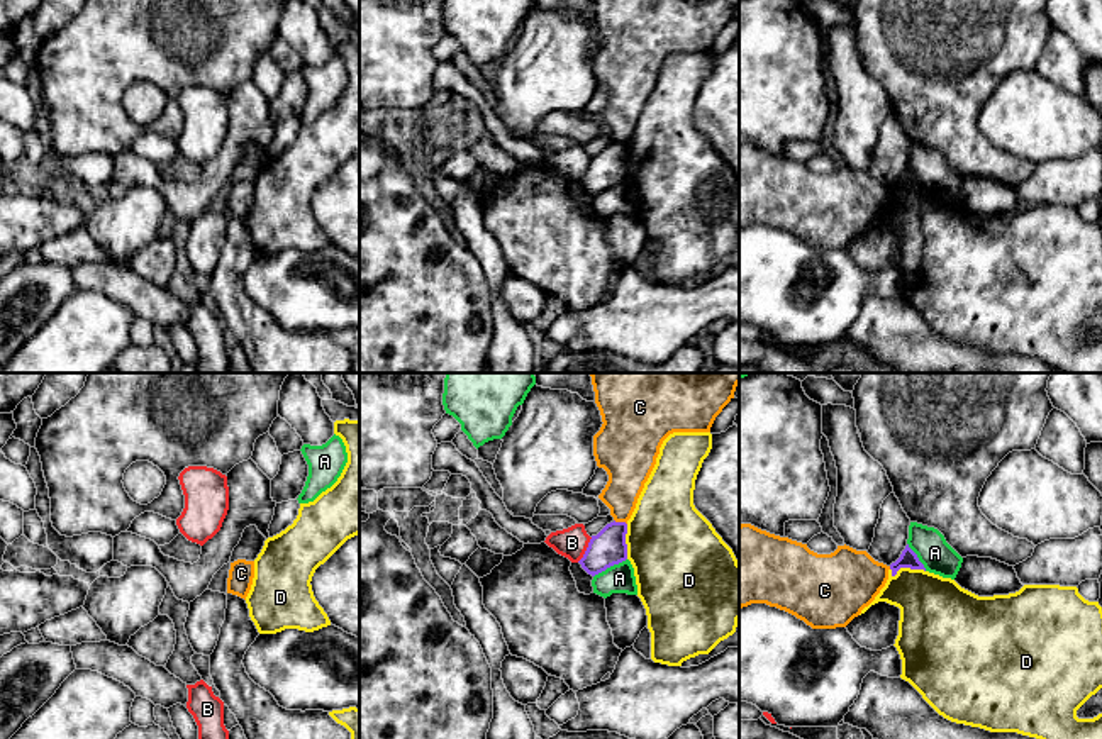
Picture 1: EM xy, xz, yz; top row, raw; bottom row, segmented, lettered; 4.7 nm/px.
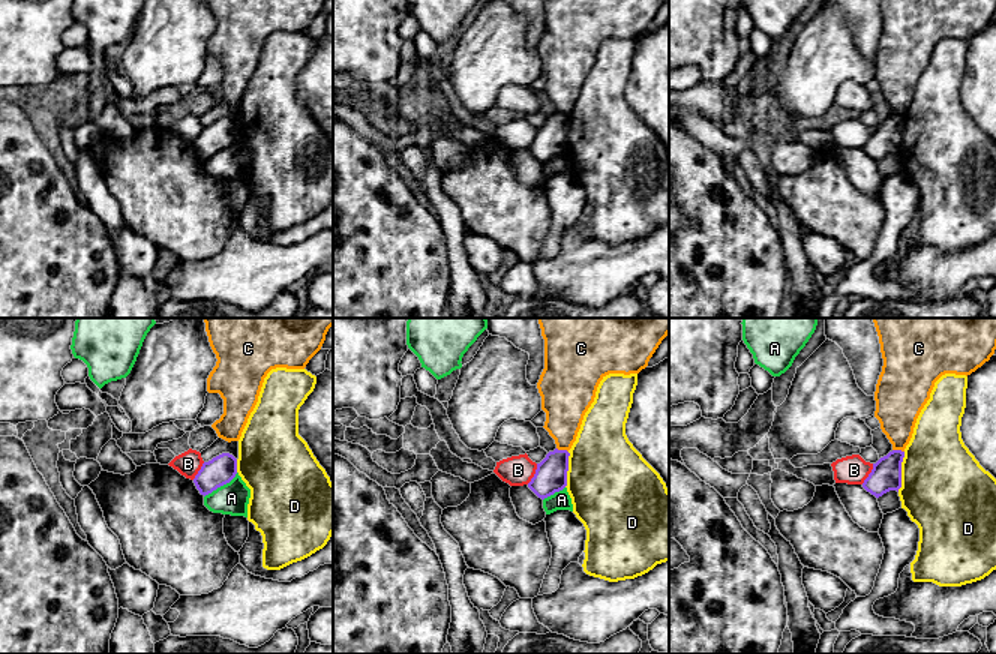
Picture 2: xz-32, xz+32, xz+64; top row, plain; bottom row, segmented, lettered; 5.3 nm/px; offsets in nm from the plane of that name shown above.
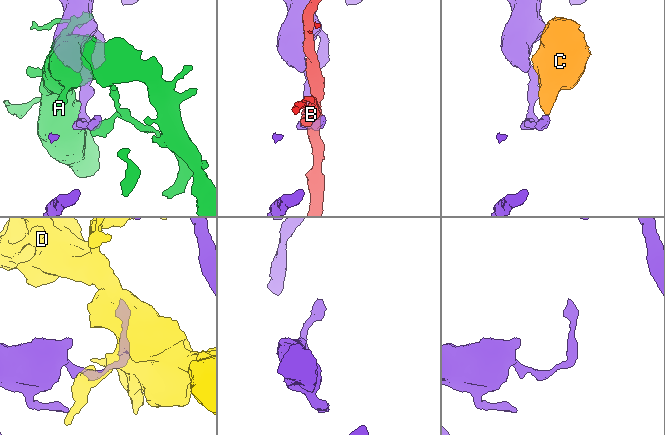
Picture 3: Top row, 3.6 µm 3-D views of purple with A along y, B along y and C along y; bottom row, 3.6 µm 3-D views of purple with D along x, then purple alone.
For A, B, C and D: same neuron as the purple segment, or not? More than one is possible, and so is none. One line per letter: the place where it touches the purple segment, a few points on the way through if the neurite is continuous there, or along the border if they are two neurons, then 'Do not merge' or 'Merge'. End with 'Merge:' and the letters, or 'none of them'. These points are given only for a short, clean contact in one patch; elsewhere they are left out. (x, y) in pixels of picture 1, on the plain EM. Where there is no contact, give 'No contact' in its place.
A: Touches purple at xz (609, 187). Do not merge
B: Touches purple at xz (587, 170). Do not merge
C: Touches purple at xz (621, 143). Boundary: xz (614, 139), (626, 144). Do not merge
D: Touches purple at yz (906, 187). Boundary: yz (890, 188), (894, 195), (901, 188), (921, 188), (924, 192). Do not merge
Merge: none of them

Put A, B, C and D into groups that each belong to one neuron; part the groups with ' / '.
A / B / C / D

